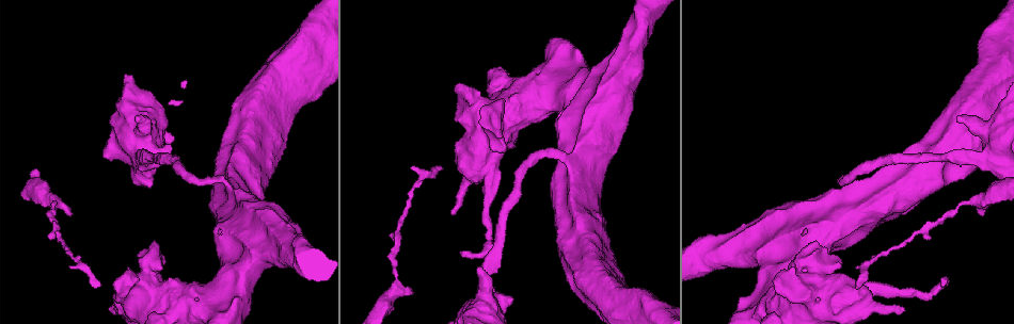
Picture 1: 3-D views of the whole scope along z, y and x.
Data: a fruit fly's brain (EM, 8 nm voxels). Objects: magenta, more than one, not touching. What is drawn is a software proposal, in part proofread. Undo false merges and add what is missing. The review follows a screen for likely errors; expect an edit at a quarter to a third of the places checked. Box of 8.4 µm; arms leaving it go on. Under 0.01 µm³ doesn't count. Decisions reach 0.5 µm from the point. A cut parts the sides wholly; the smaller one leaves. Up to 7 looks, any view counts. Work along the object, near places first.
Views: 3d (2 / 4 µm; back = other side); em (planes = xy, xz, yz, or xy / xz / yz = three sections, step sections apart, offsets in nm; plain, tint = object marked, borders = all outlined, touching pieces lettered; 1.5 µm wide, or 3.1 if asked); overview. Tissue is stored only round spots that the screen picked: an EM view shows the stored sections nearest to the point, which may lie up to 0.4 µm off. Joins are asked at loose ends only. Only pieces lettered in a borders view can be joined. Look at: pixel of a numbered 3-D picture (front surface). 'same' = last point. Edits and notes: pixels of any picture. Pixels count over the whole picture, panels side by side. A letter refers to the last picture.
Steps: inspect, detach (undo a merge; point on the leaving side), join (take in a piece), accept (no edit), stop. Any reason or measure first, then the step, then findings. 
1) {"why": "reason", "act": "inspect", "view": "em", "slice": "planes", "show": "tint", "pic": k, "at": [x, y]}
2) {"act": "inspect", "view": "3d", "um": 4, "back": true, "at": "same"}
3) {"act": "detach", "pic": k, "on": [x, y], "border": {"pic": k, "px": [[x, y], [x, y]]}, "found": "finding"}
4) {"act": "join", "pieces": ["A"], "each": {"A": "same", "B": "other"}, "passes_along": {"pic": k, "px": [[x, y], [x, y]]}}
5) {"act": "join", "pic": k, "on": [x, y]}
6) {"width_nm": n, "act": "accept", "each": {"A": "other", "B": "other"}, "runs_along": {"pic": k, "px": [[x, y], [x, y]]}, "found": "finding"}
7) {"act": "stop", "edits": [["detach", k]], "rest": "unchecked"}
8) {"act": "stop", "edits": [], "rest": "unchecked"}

{"why": "stops while still wide", "act": "inspect", "view": "3d", "um": 2, "pic": 1, "at": [116, 292]}

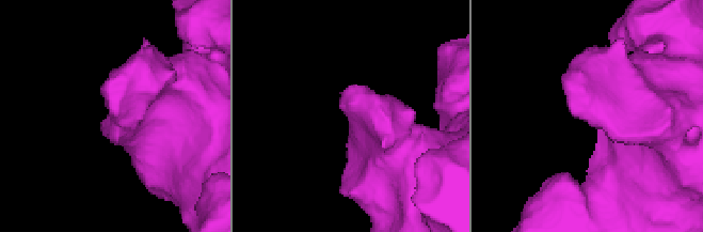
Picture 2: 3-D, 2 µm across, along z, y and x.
{"act": "inspect", "view": "em", "slice": "planes", "show": "borders", "pic": 2, "at": [110, 105]}

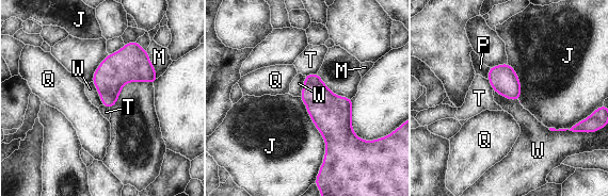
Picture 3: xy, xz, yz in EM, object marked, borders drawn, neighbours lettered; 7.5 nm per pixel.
{"width_nm": 200, "act": "accept", "each": {"J": "other", "M": "other", "P": "other", "Q": "other", "T": "other", "W": "other"}, "border": {"pic": 3, "px": [[493, 88], [502, 96], [520, 102]]}, "found": "no lettered piece goes on from it"}

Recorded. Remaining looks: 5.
{"why": "free end", "act": "inspect", "view": "em", "slice": "xy", "step": 4, "show": "borders", "pic": 1, "at": [453, 213]}

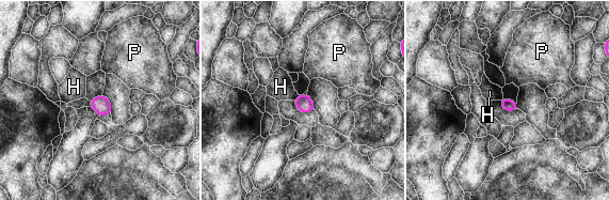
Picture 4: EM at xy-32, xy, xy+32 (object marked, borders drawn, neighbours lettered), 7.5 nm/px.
{"act": "accept", "each": {"H": "other", "P": "other"}, "border": {"pic": 4, "px": [[299, 95], [294, 101]]}, "found": "no lettered piece goes on from it"}

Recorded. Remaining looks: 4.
{"why": "sudden change in width", "act": "inspect", "view": "3d", "um": 2, "pic": 1, "at": [966, 202]}

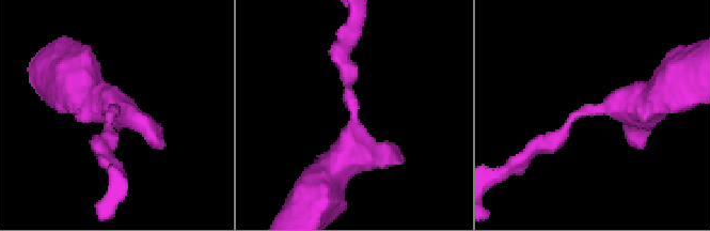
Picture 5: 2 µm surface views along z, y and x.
{"act": "inspect", "view": "em", "slice": "planes", "show": "tint", "pic": 5, "at": [600, 110]}

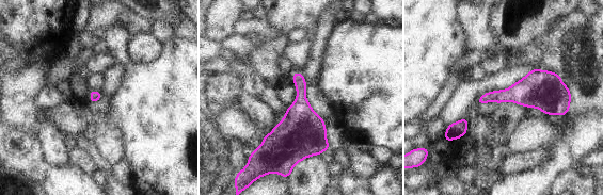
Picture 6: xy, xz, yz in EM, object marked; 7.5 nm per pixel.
{"why": "what lies round it", "act": "inspect", "view": "em", "slice": "planes", "show": "borders", "at": "same"}

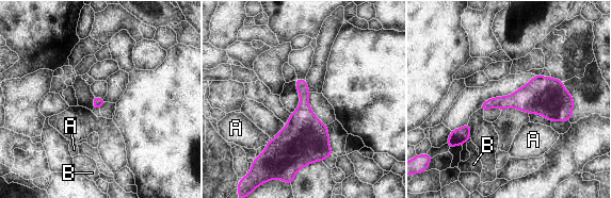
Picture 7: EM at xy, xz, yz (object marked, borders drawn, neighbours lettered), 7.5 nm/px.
{"width_nm": 80, "act": "accept", "each": {"A": "other", "B": "other"}, "found": "continuous, no second neuron"}

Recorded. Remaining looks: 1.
{"act": "stop", "edits": [], "rest": "unchecked"}

